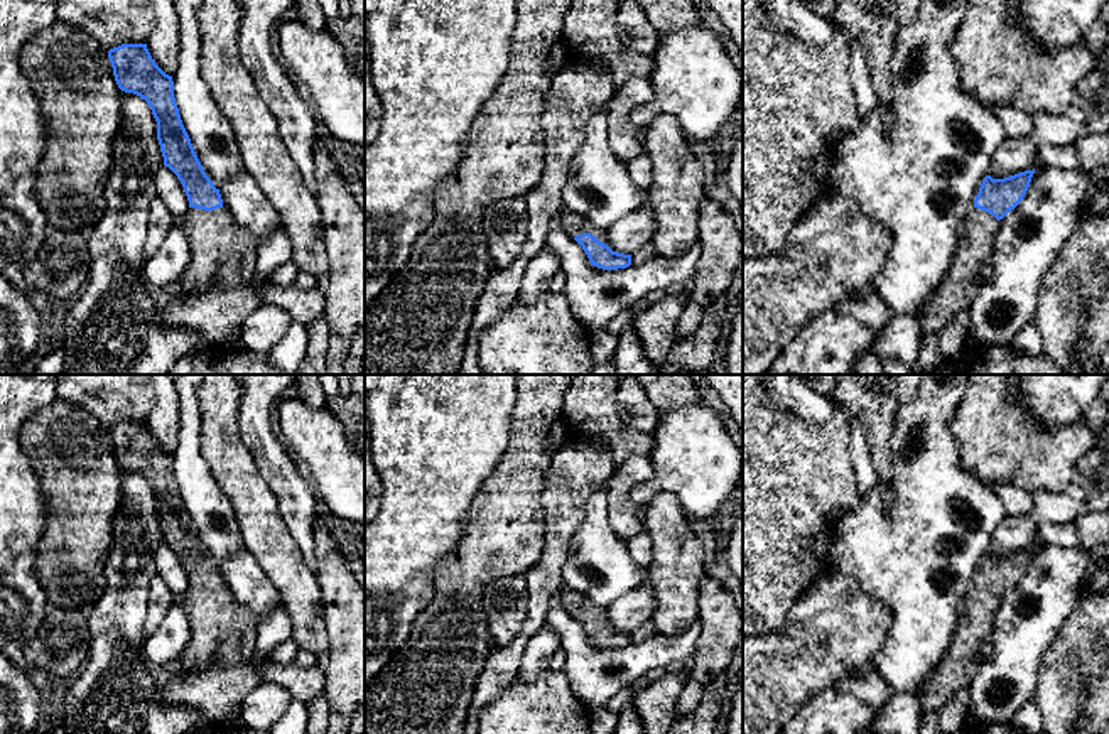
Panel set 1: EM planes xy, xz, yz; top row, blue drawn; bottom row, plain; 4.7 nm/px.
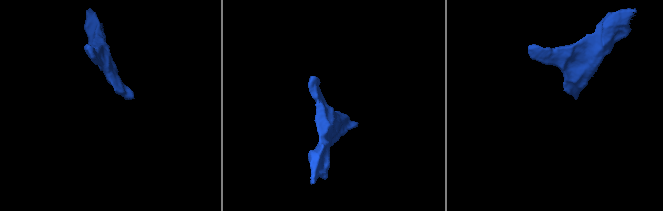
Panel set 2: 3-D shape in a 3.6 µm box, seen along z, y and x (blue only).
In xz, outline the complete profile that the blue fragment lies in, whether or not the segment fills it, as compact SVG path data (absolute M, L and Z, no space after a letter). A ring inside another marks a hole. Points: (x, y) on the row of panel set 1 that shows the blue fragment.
M571 211L560 213L562 229L586 251L591 265L603 270L618 270L631 265L631 255L613 251L608 246L606 231Z

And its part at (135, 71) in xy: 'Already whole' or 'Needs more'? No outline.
Needs more

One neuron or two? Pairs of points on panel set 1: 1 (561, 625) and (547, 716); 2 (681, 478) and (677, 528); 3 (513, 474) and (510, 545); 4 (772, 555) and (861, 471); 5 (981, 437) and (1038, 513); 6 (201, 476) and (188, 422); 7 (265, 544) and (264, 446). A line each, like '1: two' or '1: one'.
1: two
2: two
3: one
4: two
5: two
6: one
7: two

